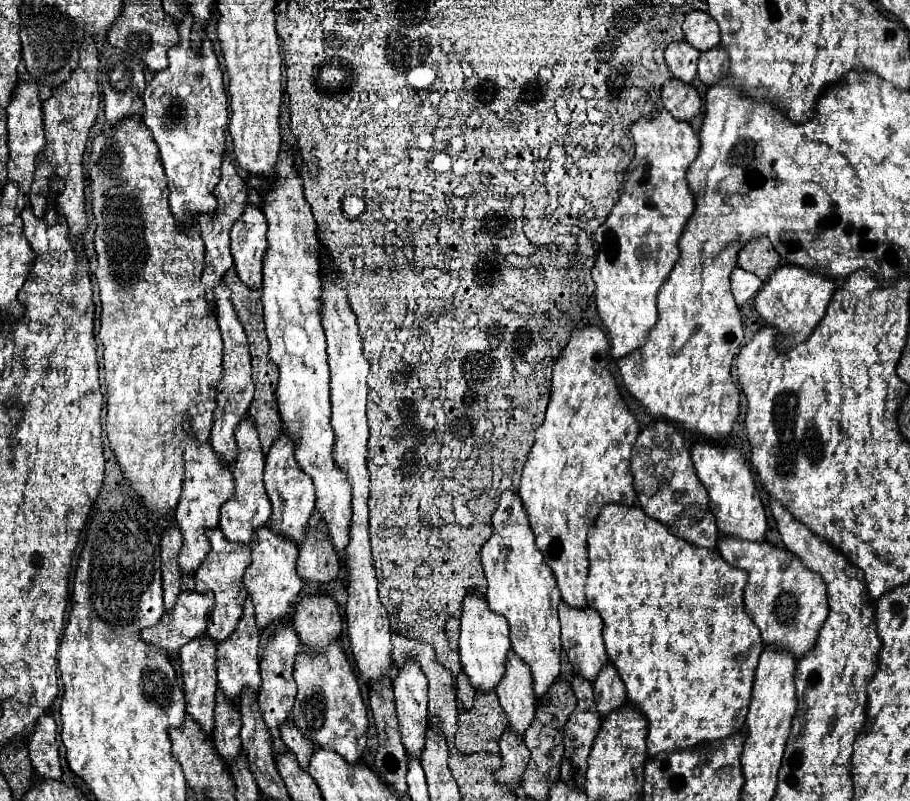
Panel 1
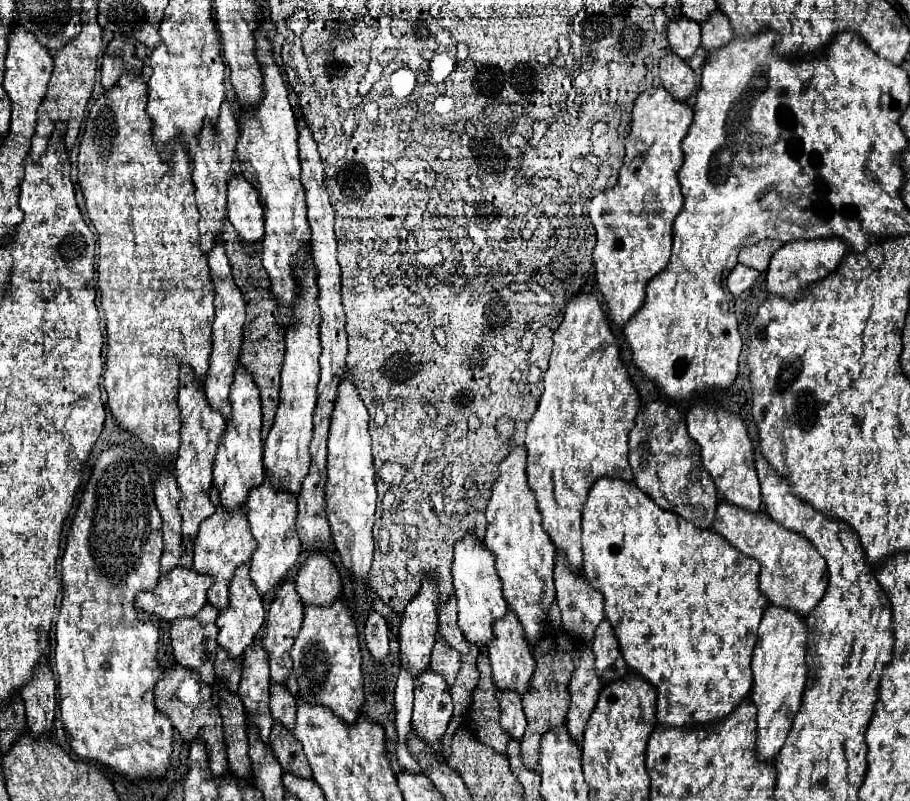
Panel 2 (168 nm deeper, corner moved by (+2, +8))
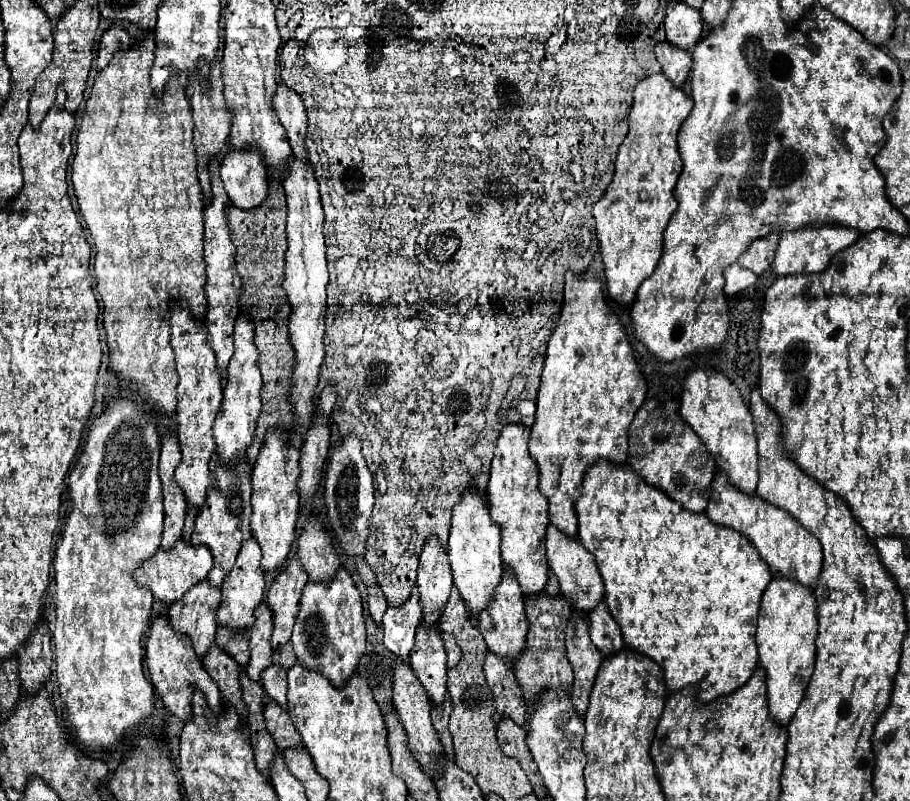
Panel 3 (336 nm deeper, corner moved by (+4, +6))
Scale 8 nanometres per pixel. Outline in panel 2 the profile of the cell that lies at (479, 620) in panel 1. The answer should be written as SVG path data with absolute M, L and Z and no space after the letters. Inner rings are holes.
M467 532L457 544L455 544L455 558L453 558L453 586L459 606L459 628L463 630L465 638L471 644L487 646L493 632L493 622L499 616L505 616L507 602L501 592L501 580L495 572L495 556L487 550L487 546L473 534Z

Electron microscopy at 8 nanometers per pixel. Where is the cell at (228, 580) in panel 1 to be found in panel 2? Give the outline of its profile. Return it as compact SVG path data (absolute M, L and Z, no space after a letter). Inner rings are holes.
M217 506L215 514L209 516L205 522L201 522L199 532L193 540L193 550L195 550L195 564L193 568L201 574L213 574L217 580L207 592L207 600L215 604L215 608L223 610L227 608L227 598L229 598L229 582L233 578L233 572L237 570L239 564L247 562L255 550L257 542L253 540L253 534L249 532L247 524L247 508L237 508L237 510L227 510L225 506Z

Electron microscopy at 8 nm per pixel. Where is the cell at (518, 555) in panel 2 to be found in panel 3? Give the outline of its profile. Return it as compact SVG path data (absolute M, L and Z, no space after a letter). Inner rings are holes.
M507 424L497 438L495 458L491 464L491 480L487 484L487 500L491 510L491 520L501 528L501 558L503 564L517 578L521 592L539 594L545 590L549 578L549 566L545 560L545 530L549 526L547 518L547 498L537 488L537 464L529 458L527 450L529 428L523 424Z

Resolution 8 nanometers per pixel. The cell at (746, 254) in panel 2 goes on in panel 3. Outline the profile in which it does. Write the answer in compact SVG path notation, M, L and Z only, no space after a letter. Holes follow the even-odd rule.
M771 234L763 240L755 240L747 252L743 252L737 260L739 266L755 272L757 276L763 274L771 262L773 262L773 256L775 256L775 250L777 250L777 244L779 244L779 236Z

